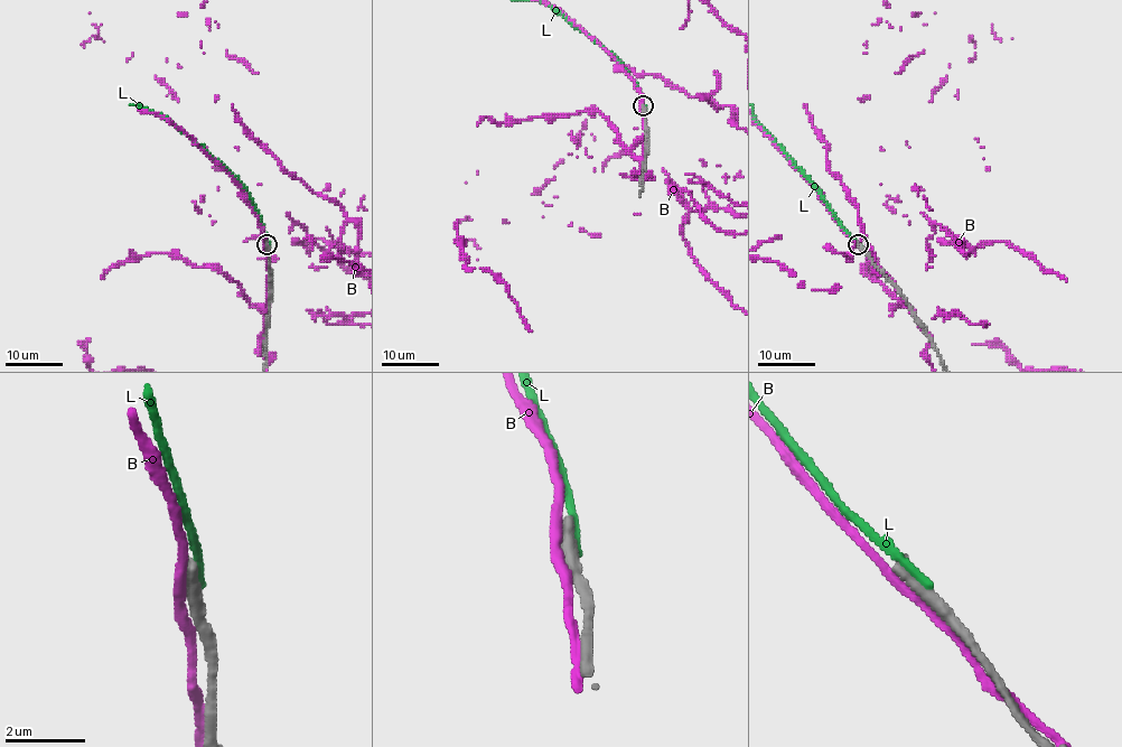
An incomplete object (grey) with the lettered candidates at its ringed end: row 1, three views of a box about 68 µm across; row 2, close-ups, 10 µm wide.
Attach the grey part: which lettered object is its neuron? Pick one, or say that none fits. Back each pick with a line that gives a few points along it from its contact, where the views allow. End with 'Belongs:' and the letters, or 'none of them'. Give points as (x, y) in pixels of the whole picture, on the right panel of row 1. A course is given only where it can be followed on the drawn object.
Belongs: none of them

